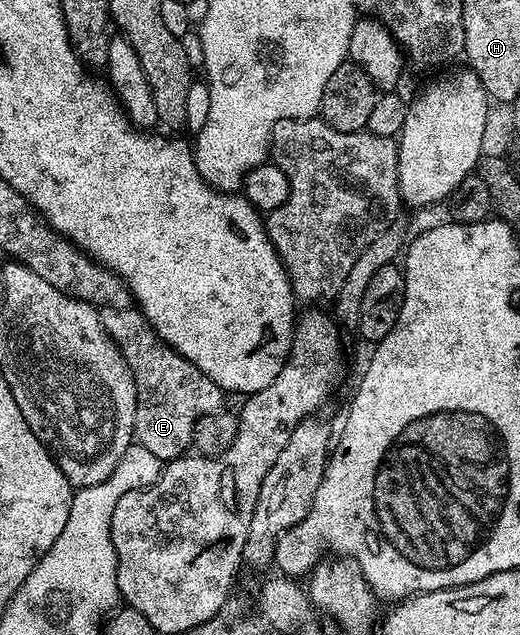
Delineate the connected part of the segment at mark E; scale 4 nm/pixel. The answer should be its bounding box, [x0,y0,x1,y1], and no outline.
[100,306,223,461]

